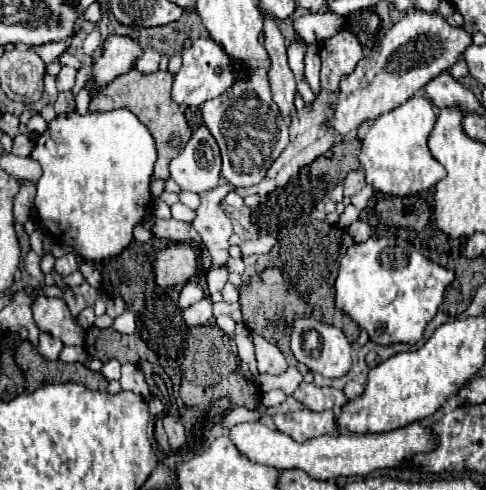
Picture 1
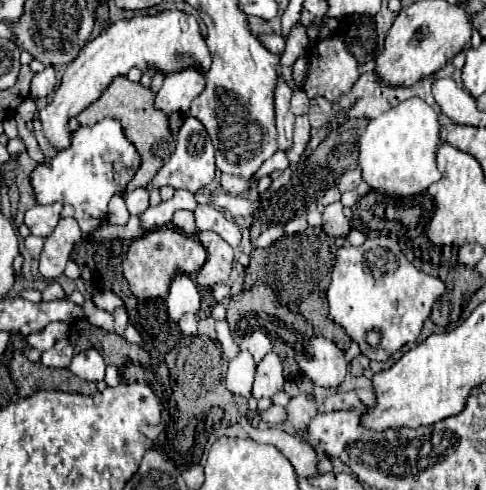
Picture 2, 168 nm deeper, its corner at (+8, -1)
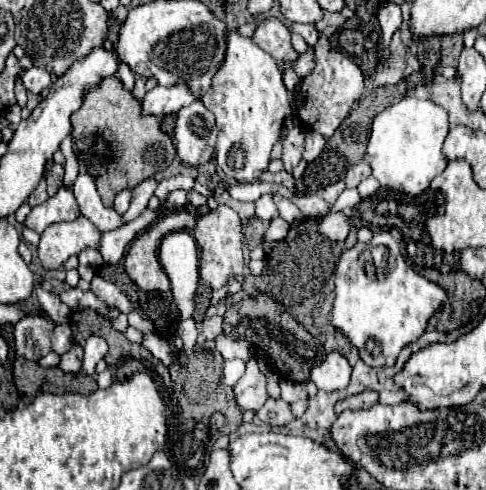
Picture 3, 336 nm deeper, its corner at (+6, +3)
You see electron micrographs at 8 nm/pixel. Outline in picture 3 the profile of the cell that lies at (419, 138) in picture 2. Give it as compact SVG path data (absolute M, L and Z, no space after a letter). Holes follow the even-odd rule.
M404 97L400 103L384 109L374 117L366 161L382 187L406 195L420 195L430 187L430 181L446 169L446 157L442 153L446 135L448 115L440 105L432 103L430 99Z

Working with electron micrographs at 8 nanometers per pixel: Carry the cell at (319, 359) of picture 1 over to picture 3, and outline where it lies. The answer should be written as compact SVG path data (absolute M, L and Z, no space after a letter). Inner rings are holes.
M332 351L326 355L326 359L320 365L312 367L310 379L322 391L338 391L338 389L348 387L350 373L352 373L352 367L350 367L348 359L336 351Z

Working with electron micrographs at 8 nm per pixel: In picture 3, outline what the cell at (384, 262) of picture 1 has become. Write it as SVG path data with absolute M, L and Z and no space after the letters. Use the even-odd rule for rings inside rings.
M386 231L376 233L368 243L356 243L352 249L342 251L334 271L334 285L336 299L332 307L332 325L340 329L354 347L358 347L362 361L372 367L394 365L398 353L424 333L432 313L442 305L442 301L446 301L446 291L440 285L424 279L406 265L396 239Z

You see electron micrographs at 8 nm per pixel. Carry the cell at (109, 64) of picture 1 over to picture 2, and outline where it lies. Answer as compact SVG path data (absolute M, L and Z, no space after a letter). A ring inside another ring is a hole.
M174 9L156 15L138 15L132 19L116 21L94 41L88 41L80 55L66 67L60 87L56 89L52 101L38 113L42 131L54 149L66 149L70 141L68 119L76 117L92 101L96 101L116 75L126 75L132 67L138 67L142 71L152 67L164 75L180 73L180 69L188 67L206 73L210 63L212 57L200 33L200 25L196 17L190 13Z

